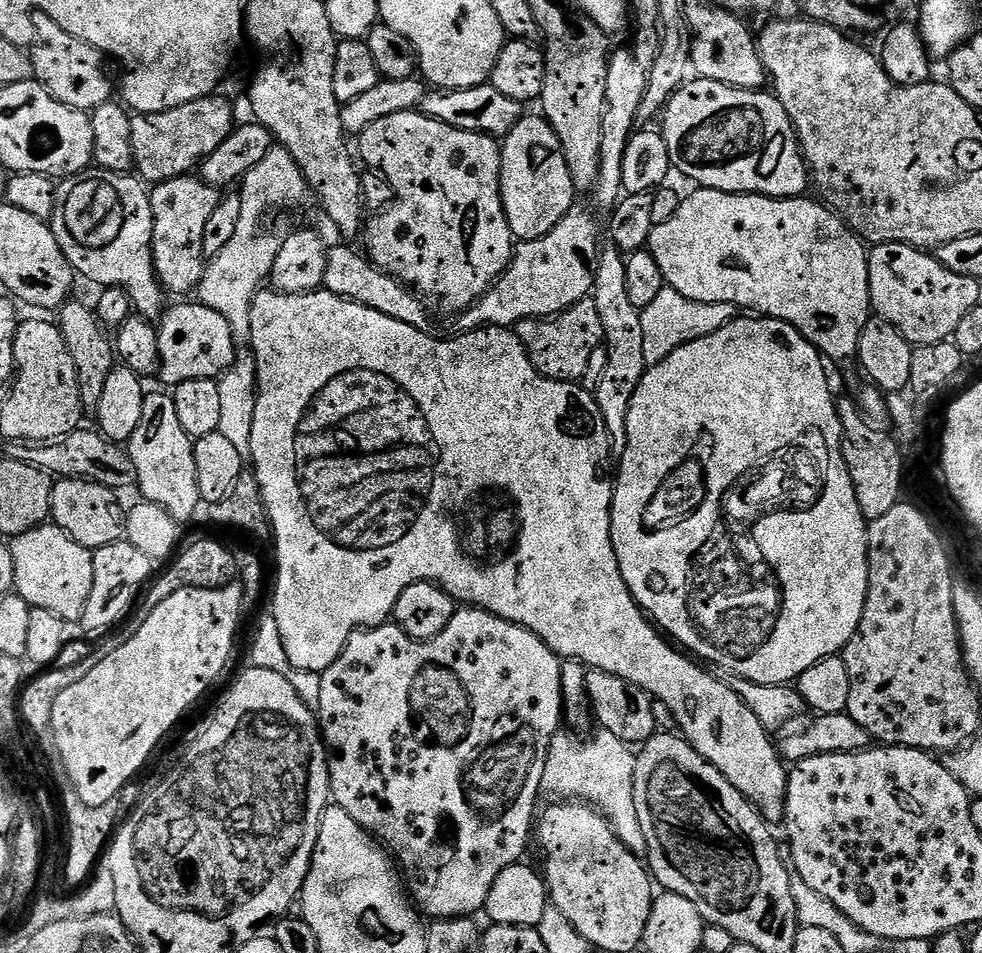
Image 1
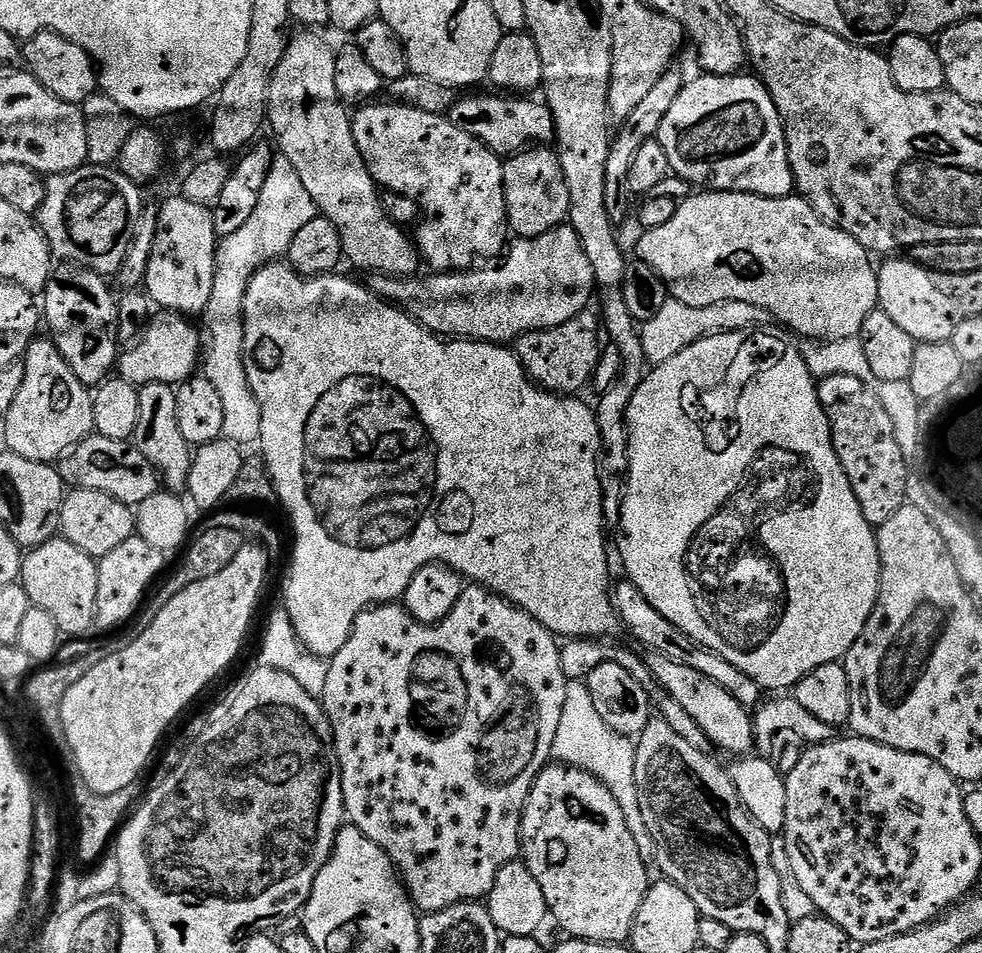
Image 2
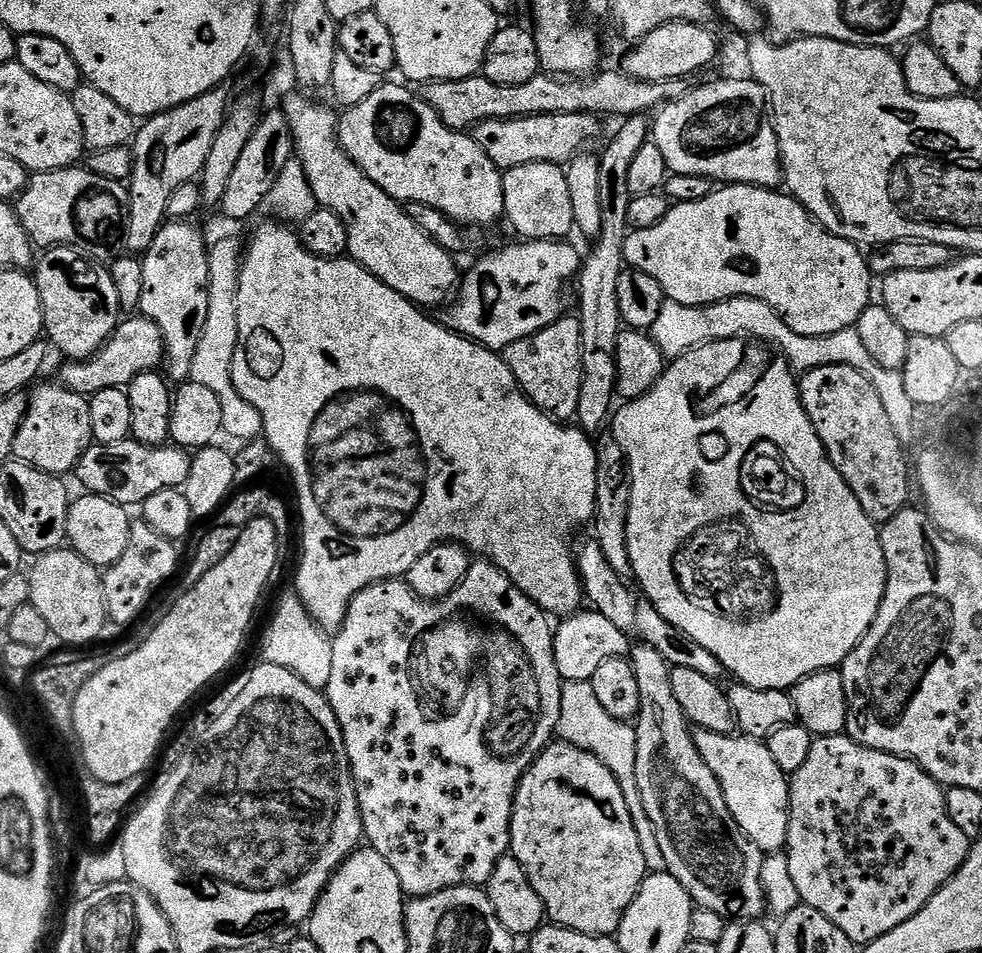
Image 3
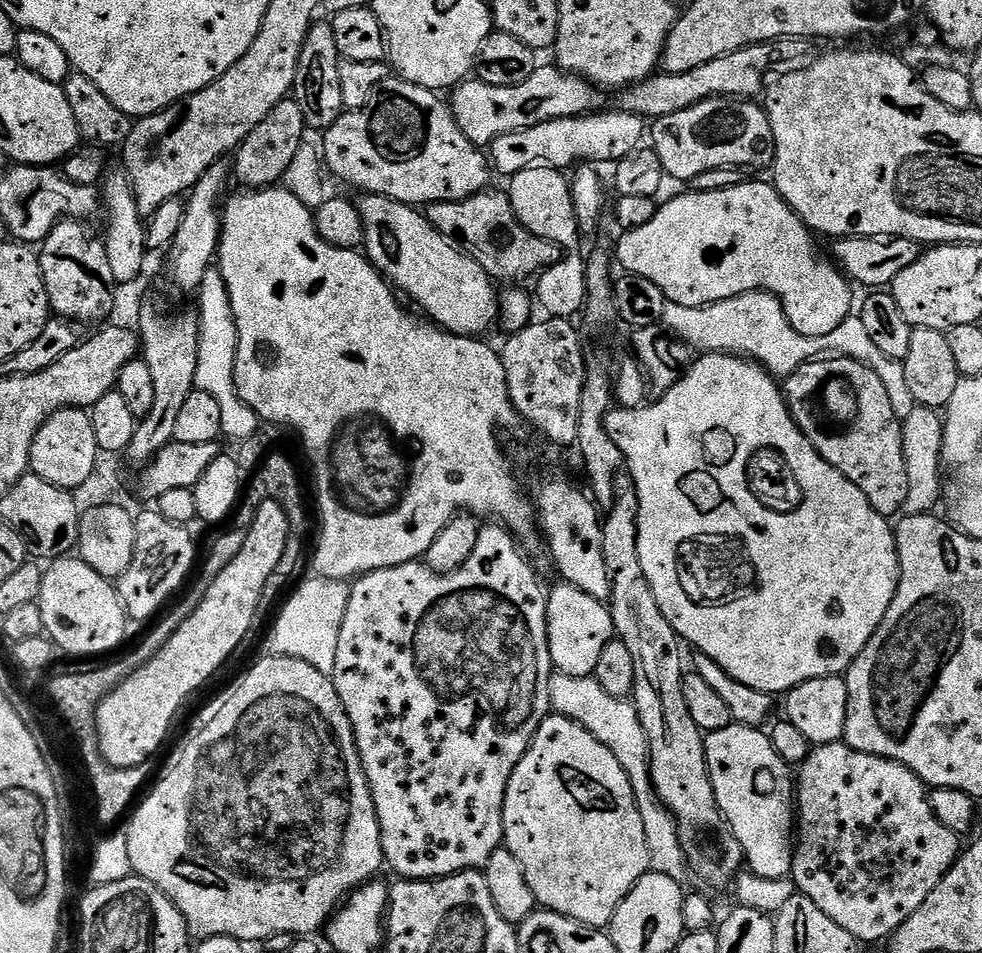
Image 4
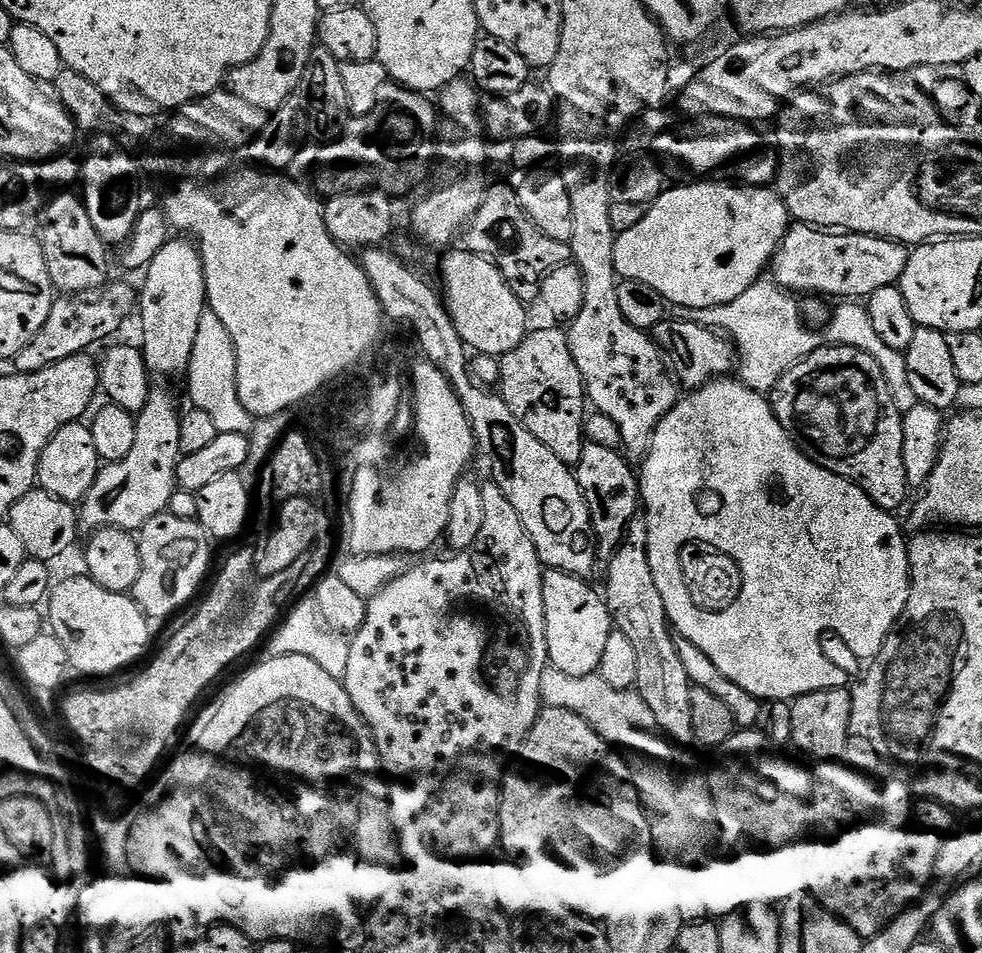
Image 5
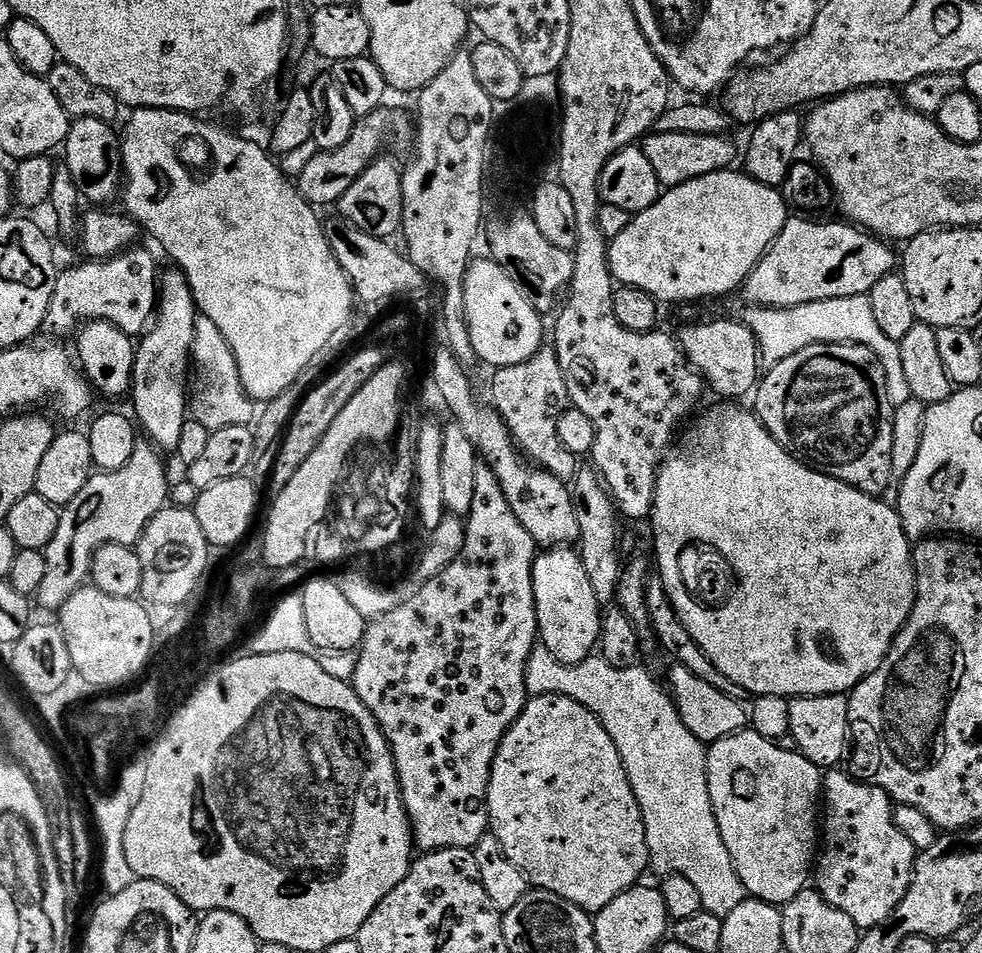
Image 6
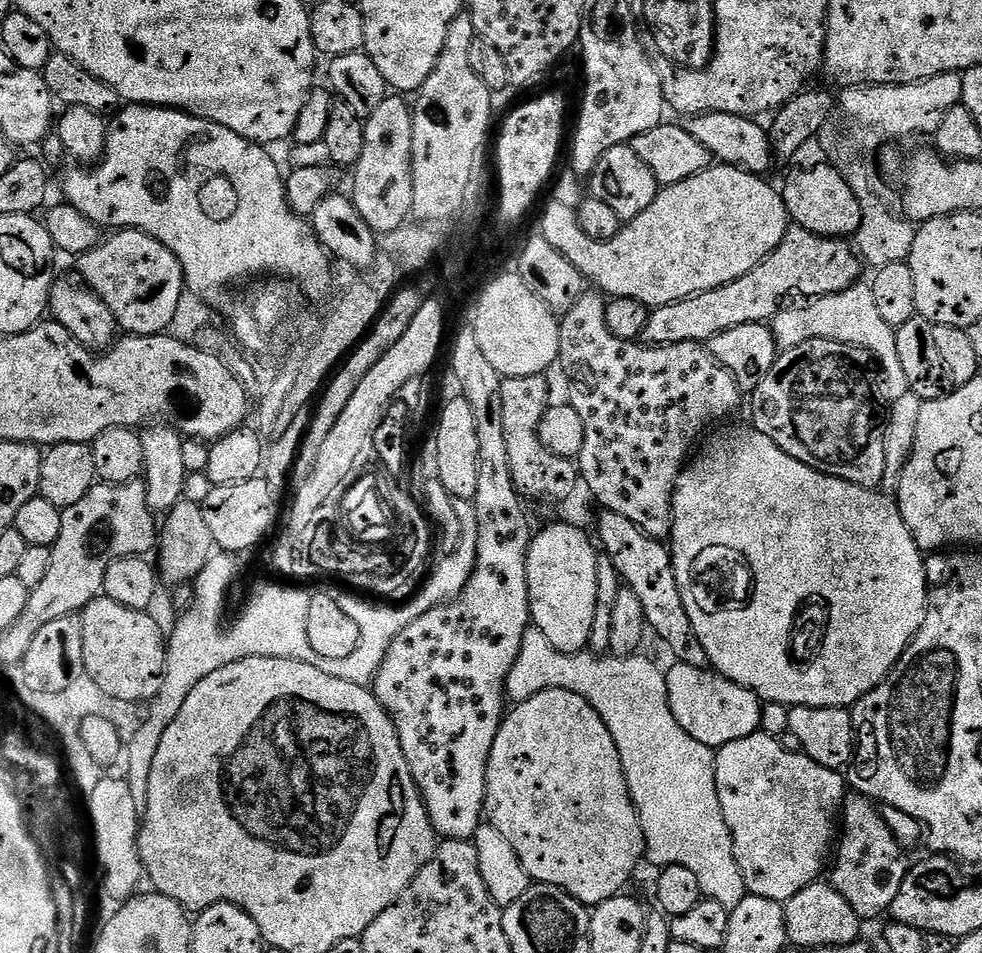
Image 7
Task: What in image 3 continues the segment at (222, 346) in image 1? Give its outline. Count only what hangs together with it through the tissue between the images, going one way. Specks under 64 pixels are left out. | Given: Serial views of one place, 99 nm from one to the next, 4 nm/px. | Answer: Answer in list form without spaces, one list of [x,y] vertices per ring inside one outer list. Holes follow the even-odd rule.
[[[132,314],[121,319],[112,337],[91,358],[65,363],[58,380],[79,396],[91,398],[98,394],[98,390],[127,389],[128,384],[134,382],[134,378],[138,378],[138,374],[157,371],[163,362],[164,339],[160,336],[158,326],[154,326],[154,322],[150,322],[144,316]]]

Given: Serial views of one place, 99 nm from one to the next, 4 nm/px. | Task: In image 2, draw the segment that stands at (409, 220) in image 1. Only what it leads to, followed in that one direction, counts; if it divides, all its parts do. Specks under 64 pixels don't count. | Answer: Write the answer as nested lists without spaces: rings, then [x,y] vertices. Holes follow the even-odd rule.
[[[399,102],[380,103],[369,103],[357,111],[360,113],[355,113],[352,121],[354,142],[381,189],[400,192],[419,203],[423,220],[415,229],[414,243],[423,263],[427,267],[429,264],[432,267],[429,269],[437,273],[459,272],[471,269],[477,262],[499,257],[510,236],[501,157],[491,152],[481,140],[466,134],[466,130],[458,130],[447,115],[426,114],[426,110],[409,108]]]

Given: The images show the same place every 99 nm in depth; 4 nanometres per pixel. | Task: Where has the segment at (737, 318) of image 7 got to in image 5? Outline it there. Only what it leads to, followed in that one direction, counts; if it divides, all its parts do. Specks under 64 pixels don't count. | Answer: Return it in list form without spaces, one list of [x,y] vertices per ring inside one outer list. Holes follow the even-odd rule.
[[[796,222],[789,227],[784,241],[772,257],[770,276],[792,294],[812,292],[808,294],[819,294],[824,298],[867,298],[874,294],[874,290],[899,285],[906,270],[908,254],[909,249],[896,240],[857,232],[813,228],[810,224]]]

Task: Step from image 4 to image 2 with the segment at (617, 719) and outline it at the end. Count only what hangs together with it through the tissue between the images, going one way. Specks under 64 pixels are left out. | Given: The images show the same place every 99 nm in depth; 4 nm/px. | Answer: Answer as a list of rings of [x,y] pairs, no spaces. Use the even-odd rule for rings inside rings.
[[[572,678],[568,681],[562,722],[558,722],[558,734],[554,734],[552,755],[561,765],[581,768],[603,782],[606,790],[614,794],[626,818],[626,826],[630,826],[630,834],[634,834],[634,842],[638,842],[638,850],[644,855],[645,861],[655,861],[654,838],[650,838],[650,830],[646,830],[646,822],[642,819],[642,806],[638,806],[638,782],[634,778],[636,745],[633,737],[618,734],[618,730],[610,730],[610,726],[602,722],[594,706],[594,698],[590,698],[590,690],[583,679]]]

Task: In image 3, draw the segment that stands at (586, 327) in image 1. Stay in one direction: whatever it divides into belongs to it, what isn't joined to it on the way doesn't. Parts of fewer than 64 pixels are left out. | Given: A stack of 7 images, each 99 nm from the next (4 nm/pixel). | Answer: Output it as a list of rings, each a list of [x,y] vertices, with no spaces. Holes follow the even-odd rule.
[[[565,314],[550,326],[505,348],[503,358],[518,386],[548,416],[561,422],[576,420],[578,394],[582,390],[582,330],[575,315]]]

